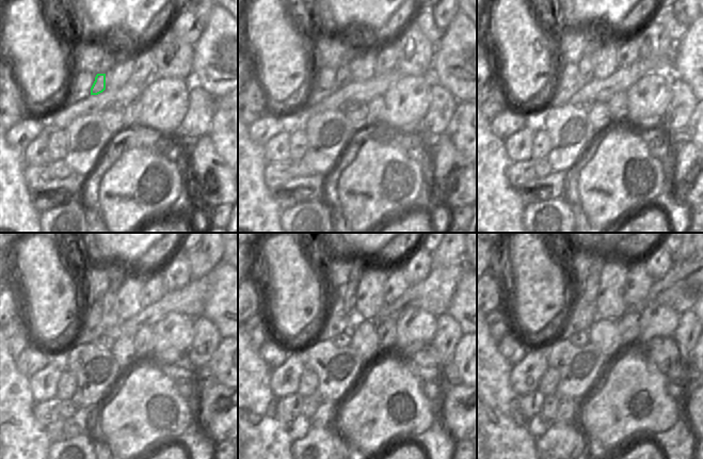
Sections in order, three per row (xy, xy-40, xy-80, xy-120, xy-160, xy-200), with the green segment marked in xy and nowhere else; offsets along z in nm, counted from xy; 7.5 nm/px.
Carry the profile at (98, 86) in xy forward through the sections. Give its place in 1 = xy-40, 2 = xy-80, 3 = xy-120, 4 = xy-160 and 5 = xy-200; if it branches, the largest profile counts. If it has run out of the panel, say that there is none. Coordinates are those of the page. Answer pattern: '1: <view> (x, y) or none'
1: xy-40 (344, 77)
2: xy-80 (585, 69)
3: xy-120 (110, 300)
4: xy-160 (349, 291)
5: xy-200 (588, 291)

